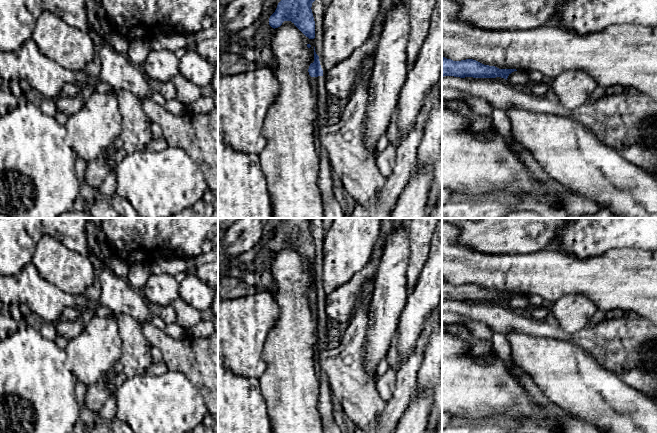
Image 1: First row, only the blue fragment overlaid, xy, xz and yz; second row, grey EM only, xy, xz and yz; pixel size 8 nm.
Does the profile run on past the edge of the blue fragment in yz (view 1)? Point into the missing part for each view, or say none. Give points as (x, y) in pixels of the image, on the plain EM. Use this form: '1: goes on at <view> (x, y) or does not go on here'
1: does not go on here

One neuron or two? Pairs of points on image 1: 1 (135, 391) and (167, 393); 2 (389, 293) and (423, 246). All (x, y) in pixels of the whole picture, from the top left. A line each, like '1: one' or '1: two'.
1: one
2: two

